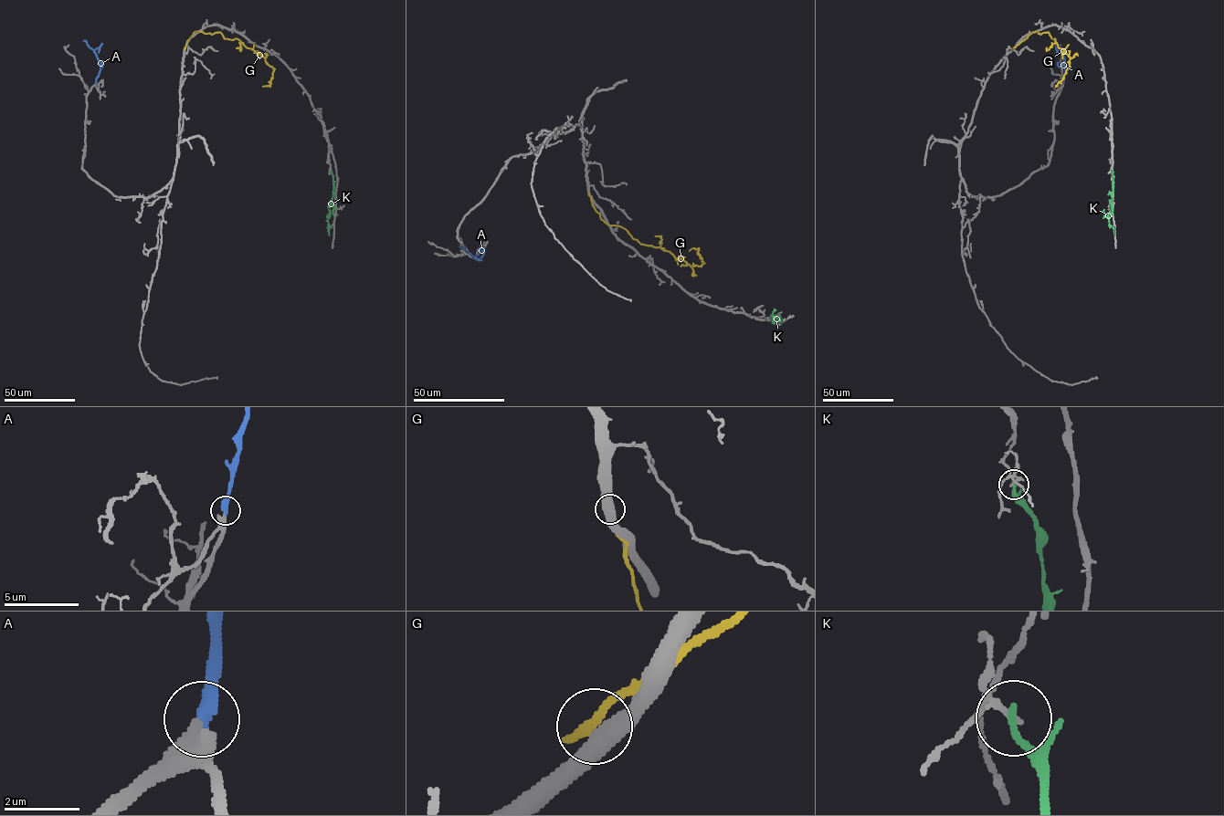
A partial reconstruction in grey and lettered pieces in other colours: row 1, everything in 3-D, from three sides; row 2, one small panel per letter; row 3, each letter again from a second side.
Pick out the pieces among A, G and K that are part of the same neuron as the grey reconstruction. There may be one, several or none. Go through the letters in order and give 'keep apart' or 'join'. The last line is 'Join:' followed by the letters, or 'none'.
A: join
G: keep apart
K: keep apart
Join: A

